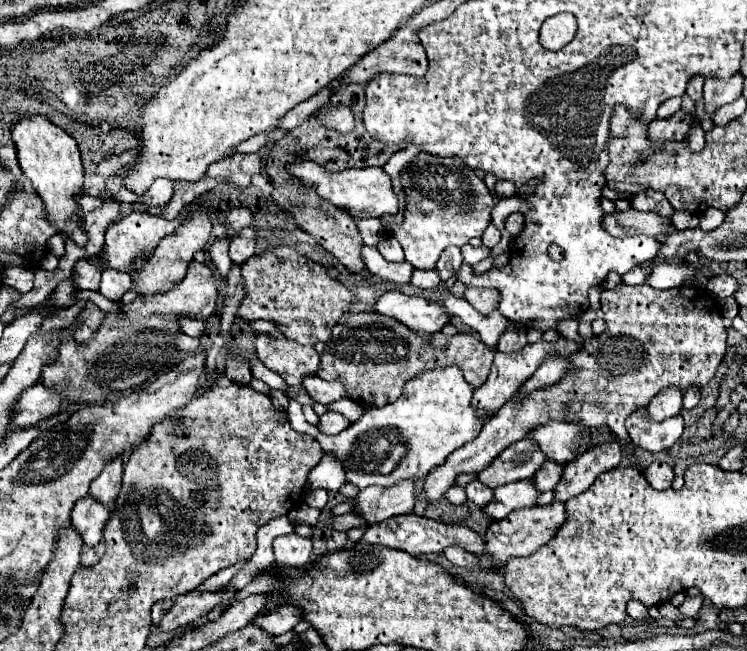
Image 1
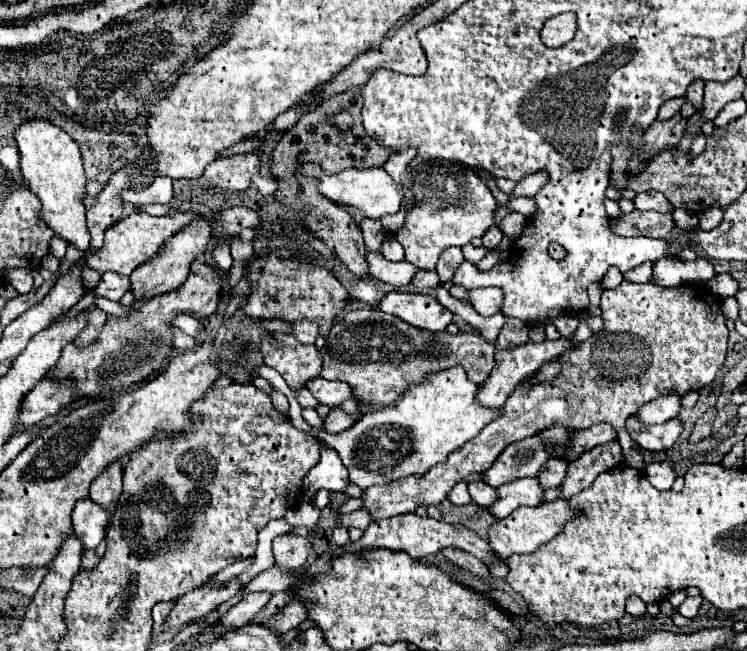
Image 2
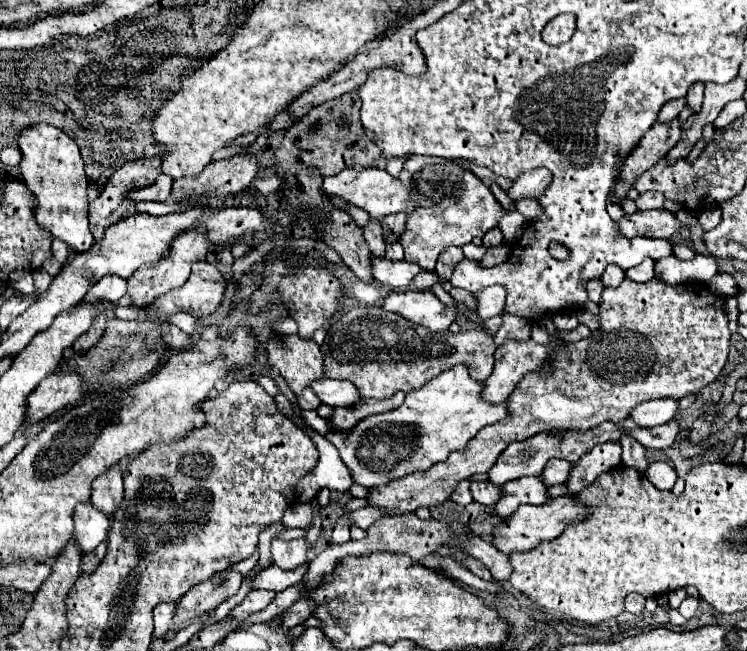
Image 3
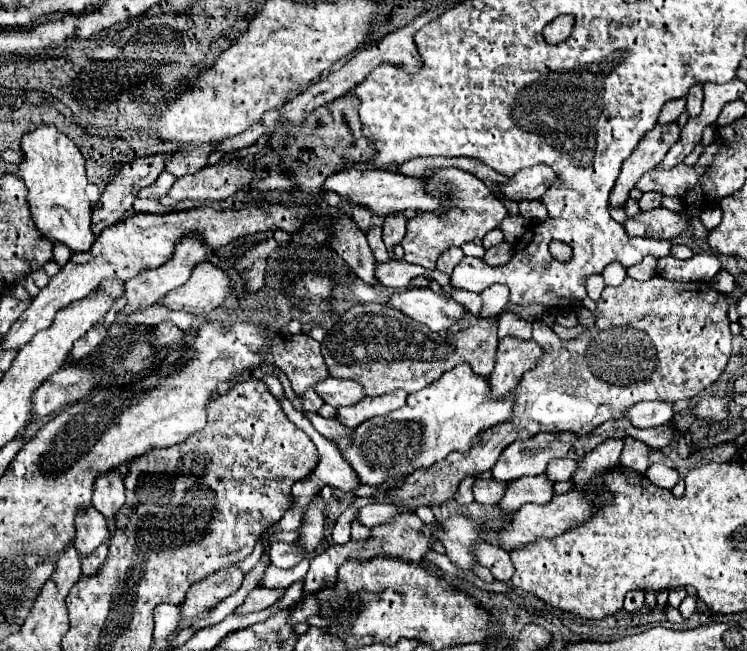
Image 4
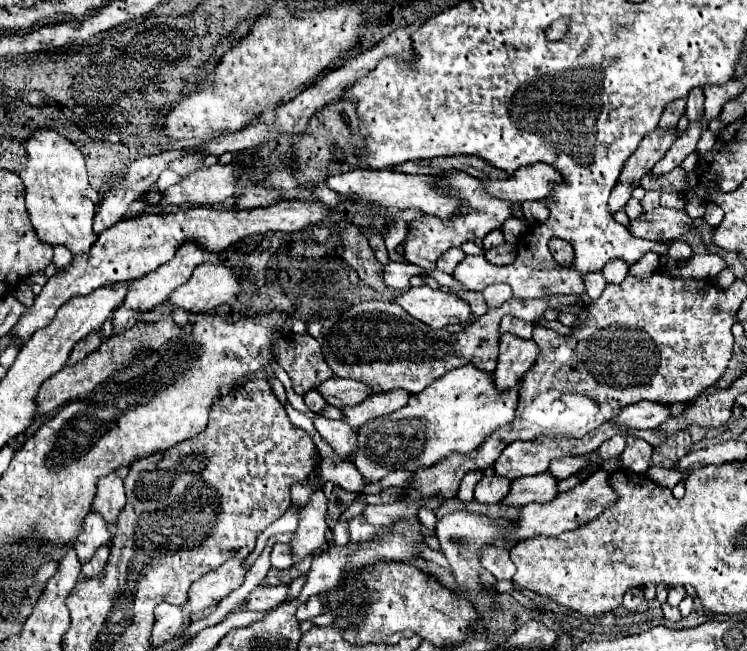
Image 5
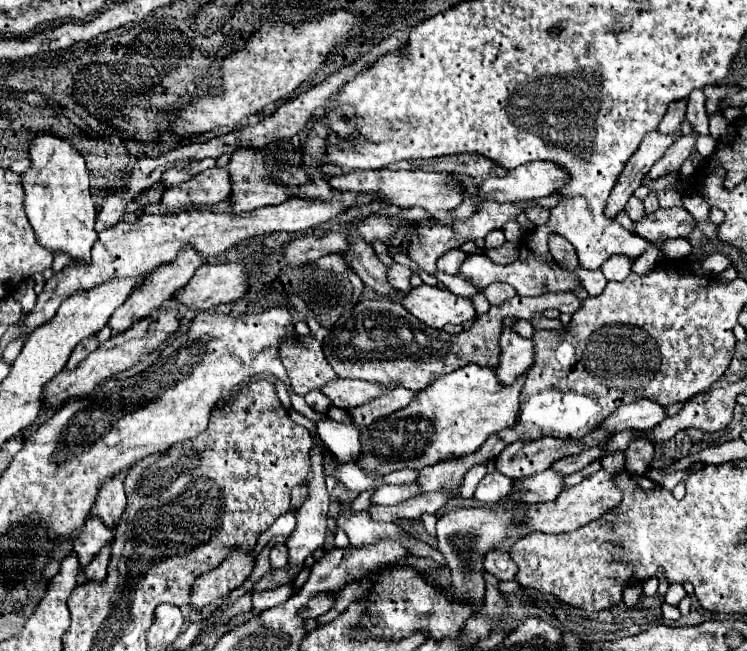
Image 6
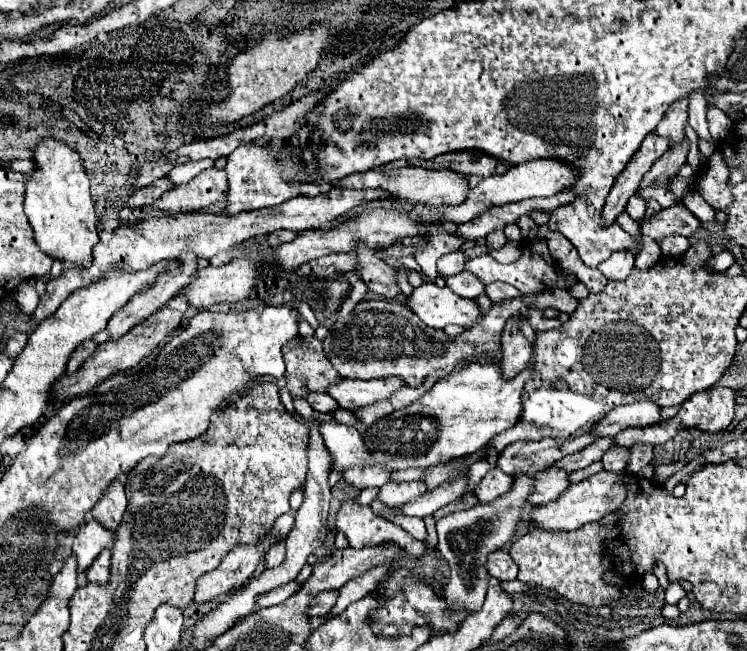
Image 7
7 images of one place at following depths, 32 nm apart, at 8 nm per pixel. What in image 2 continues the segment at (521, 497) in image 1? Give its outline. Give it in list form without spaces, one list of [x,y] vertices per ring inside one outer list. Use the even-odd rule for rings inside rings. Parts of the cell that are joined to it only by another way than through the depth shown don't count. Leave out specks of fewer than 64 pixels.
[[[520,478],[498,488],[498,500],[488,508],[492,516],[506,518],[518,506],[540,506],[544,502],[544,488],[536,478]]]

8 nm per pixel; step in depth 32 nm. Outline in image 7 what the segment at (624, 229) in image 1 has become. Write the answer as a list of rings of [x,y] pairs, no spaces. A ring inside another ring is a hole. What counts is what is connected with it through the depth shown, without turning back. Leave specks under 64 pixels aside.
[[[682,202],[680,204],[674,204],[670,208],[660,210],[648,222],[644,222],[644,220],[640,222],[642,234],[650,236],[656,242],[660,242],[662,236],[668,236],[668,234],[692,236],[700,226],[702,226],[702,222]]]

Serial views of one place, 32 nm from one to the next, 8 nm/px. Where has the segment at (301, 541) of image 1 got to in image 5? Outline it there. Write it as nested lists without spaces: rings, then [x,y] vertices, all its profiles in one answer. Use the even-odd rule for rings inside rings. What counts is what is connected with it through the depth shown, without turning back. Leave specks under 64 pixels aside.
[[[276,544],[272,548],[272,566],[274,568],[280,568],[280,570],[286,570],[292,566],[292,554],[290,554],[290,546],[288,544]]]

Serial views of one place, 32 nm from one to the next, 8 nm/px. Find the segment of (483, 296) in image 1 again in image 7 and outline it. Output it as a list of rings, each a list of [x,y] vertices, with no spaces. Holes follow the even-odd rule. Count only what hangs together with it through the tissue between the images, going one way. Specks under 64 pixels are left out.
[[[504,282],[488,284],[488,286],[486,286],[486,294],[490,296],[492,302],[502,302],[502,300],[506,300],[506,298],[516,298],[516,296],[526,296],[526,294],[522,294],[520,290],[516,290],[514,286],[504,284]]]

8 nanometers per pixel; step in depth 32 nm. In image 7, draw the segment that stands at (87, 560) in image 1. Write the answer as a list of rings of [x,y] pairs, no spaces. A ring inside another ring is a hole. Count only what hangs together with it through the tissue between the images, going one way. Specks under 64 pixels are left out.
[[[108,548],[104,552],[100,552],[100,556],[94,560],[94,564],[86,572],[88,582],[100,584],[100,586],[108,584],[108,580],[110,580],[110,554],[112,552]]]

